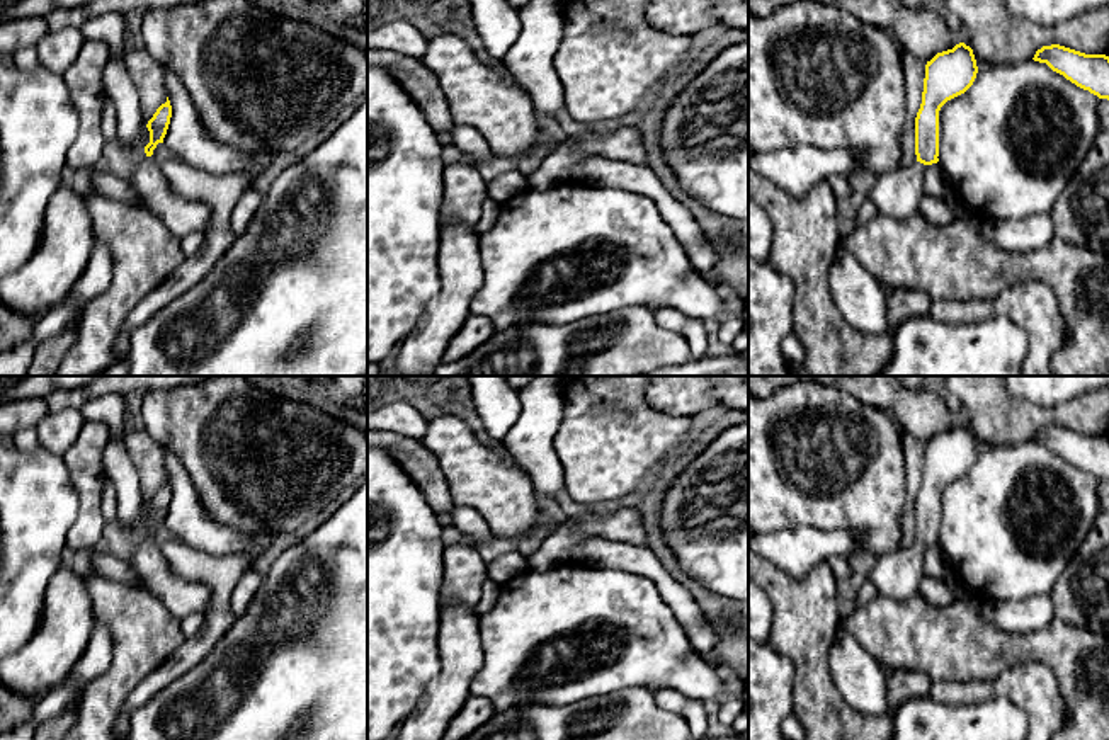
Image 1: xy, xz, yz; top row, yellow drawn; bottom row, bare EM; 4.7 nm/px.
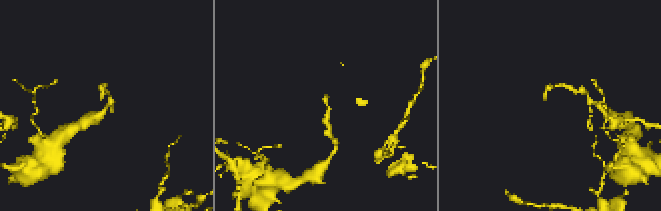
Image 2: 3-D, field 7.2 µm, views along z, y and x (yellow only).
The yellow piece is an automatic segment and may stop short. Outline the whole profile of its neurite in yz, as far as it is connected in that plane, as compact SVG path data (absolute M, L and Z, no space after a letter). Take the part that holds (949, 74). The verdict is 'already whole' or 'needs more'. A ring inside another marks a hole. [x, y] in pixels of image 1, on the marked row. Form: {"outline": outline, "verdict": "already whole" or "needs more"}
{"outline": "M964 43L927 61L922 104L915 117L917 160L878 177L866 194L878 214L901 221L918 213L925 196L925 167L939 162L939 111L947 100L964 94L976 73L973 49Z", "verdict": "needs more"}

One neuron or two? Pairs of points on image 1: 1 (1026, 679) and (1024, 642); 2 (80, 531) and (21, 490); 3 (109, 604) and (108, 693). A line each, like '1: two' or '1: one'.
1: two
2: two
3: one

